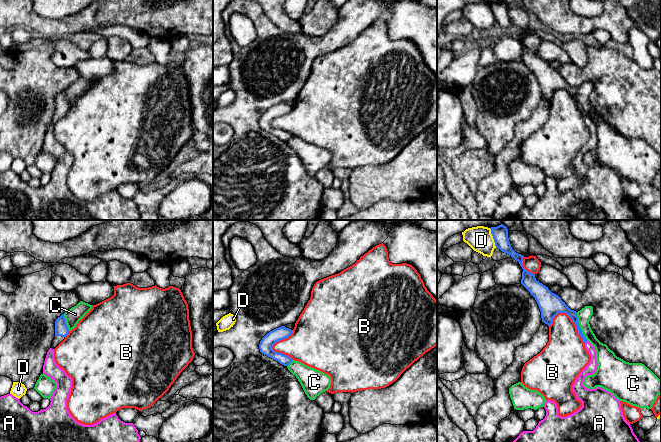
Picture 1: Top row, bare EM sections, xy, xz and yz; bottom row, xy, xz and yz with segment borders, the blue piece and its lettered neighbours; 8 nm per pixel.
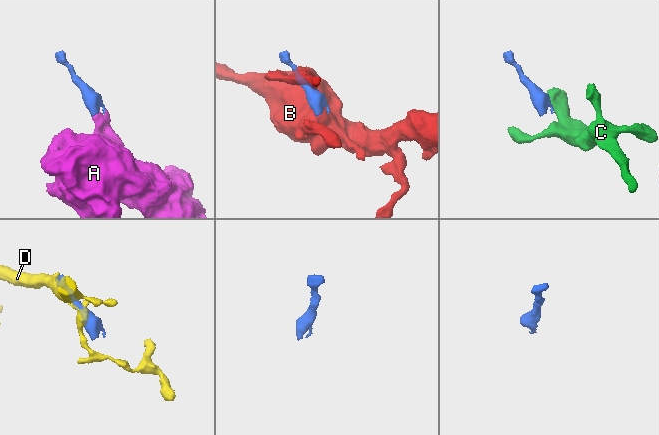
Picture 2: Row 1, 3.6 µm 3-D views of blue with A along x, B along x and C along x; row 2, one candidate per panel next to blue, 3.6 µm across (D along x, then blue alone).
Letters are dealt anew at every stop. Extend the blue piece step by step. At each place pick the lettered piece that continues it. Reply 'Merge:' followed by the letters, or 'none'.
Merge: A

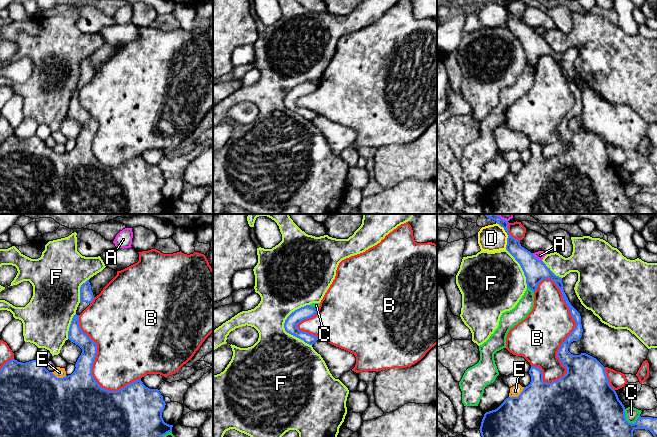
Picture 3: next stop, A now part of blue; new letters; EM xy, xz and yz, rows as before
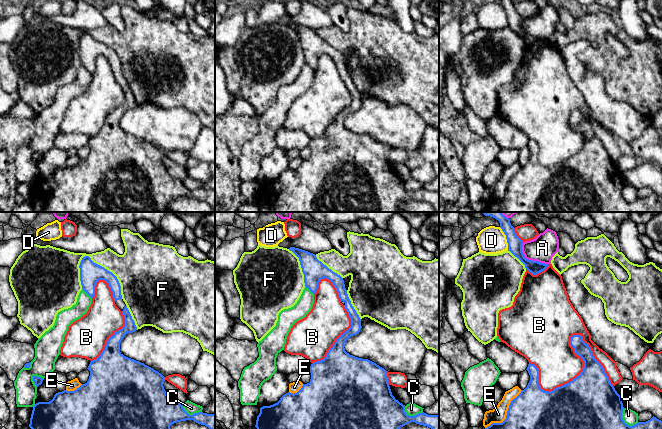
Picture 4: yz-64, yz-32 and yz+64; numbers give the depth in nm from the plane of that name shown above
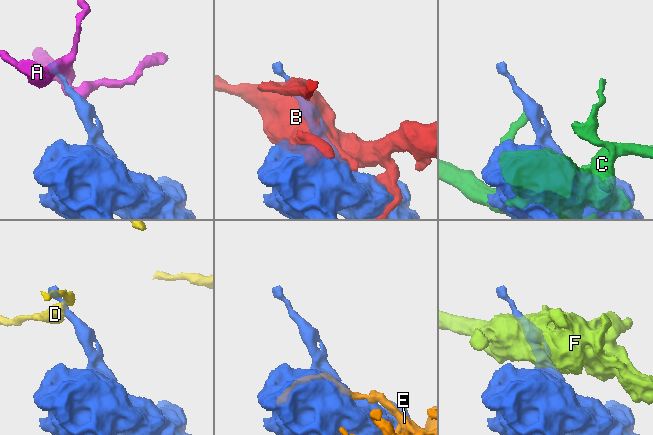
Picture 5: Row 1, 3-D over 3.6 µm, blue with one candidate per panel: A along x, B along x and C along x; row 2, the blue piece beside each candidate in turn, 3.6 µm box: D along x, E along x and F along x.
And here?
Merge: none

